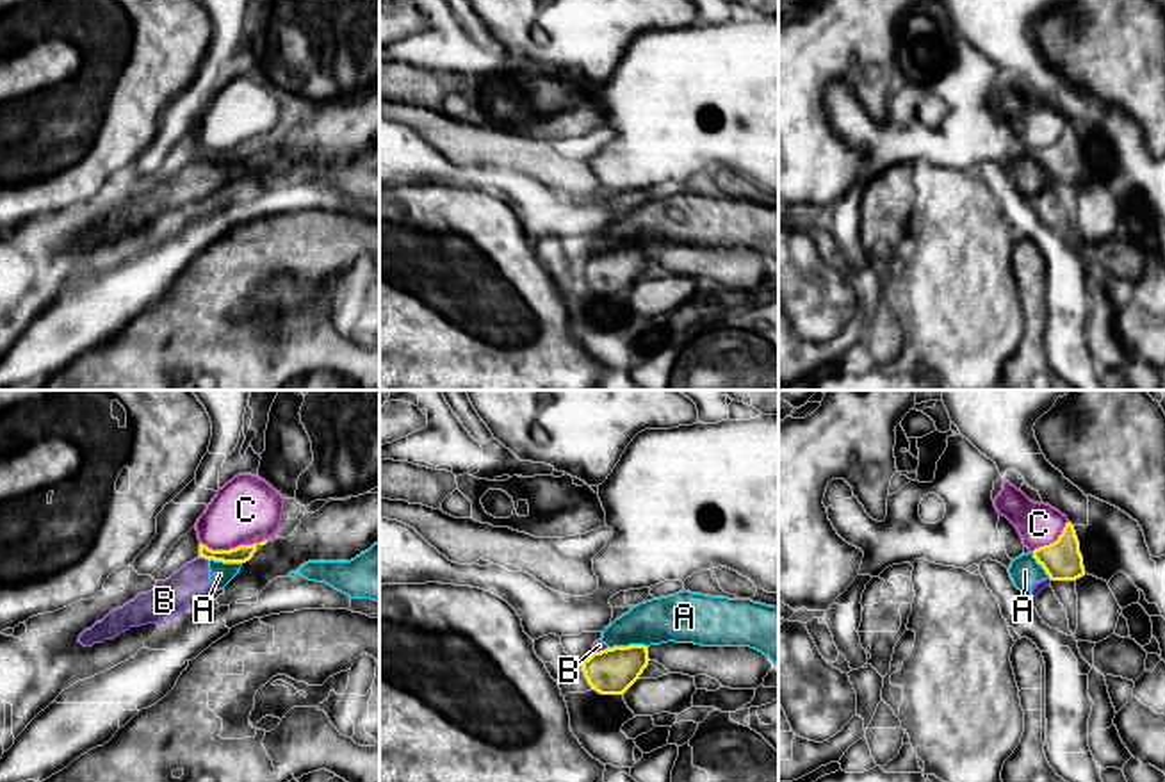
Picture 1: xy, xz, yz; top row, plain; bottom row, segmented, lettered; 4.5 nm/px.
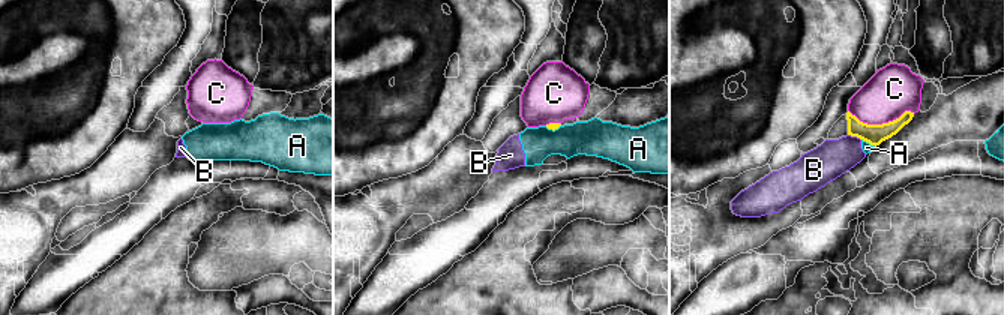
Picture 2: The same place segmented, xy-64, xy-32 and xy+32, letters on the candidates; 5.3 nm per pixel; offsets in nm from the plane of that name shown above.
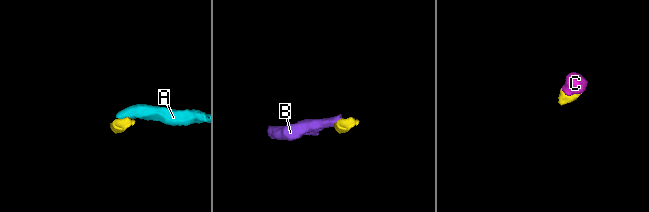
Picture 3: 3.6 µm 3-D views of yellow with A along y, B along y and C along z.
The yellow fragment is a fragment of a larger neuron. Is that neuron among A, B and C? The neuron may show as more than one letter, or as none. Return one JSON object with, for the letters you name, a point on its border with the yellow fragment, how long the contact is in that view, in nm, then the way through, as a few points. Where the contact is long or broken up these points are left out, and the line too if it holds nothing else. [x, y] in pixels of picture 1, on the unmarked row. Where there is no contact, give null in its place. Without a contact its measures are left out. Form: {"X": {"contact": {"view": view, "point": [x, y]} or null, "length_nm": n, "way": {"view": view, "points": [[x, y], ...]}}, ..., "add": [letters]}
{"C": {"contact": {"view": "xy", "point": [227, 152]}, "length_nm": 240, "way": {"view": "xy", "points": [[243, 154], [227, 152], [227, 130], [246, 111]]}}, "add": ["C"]}

